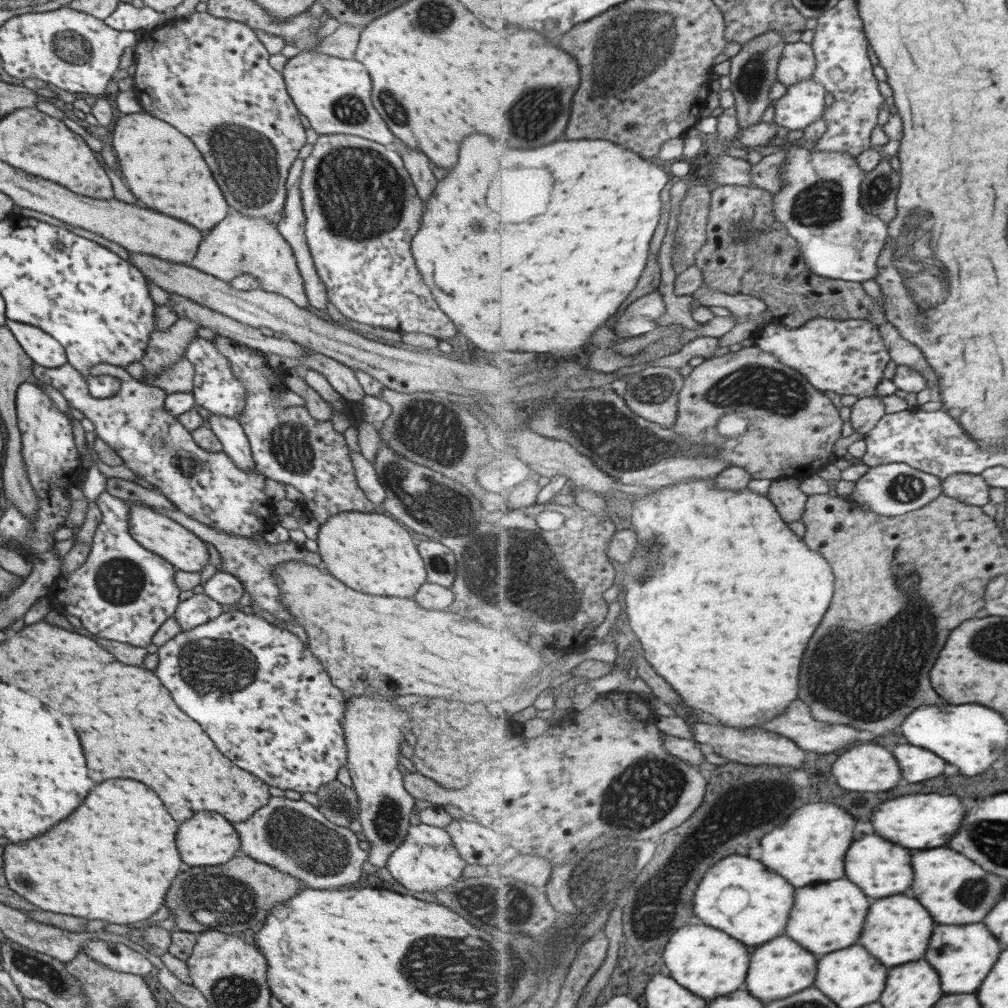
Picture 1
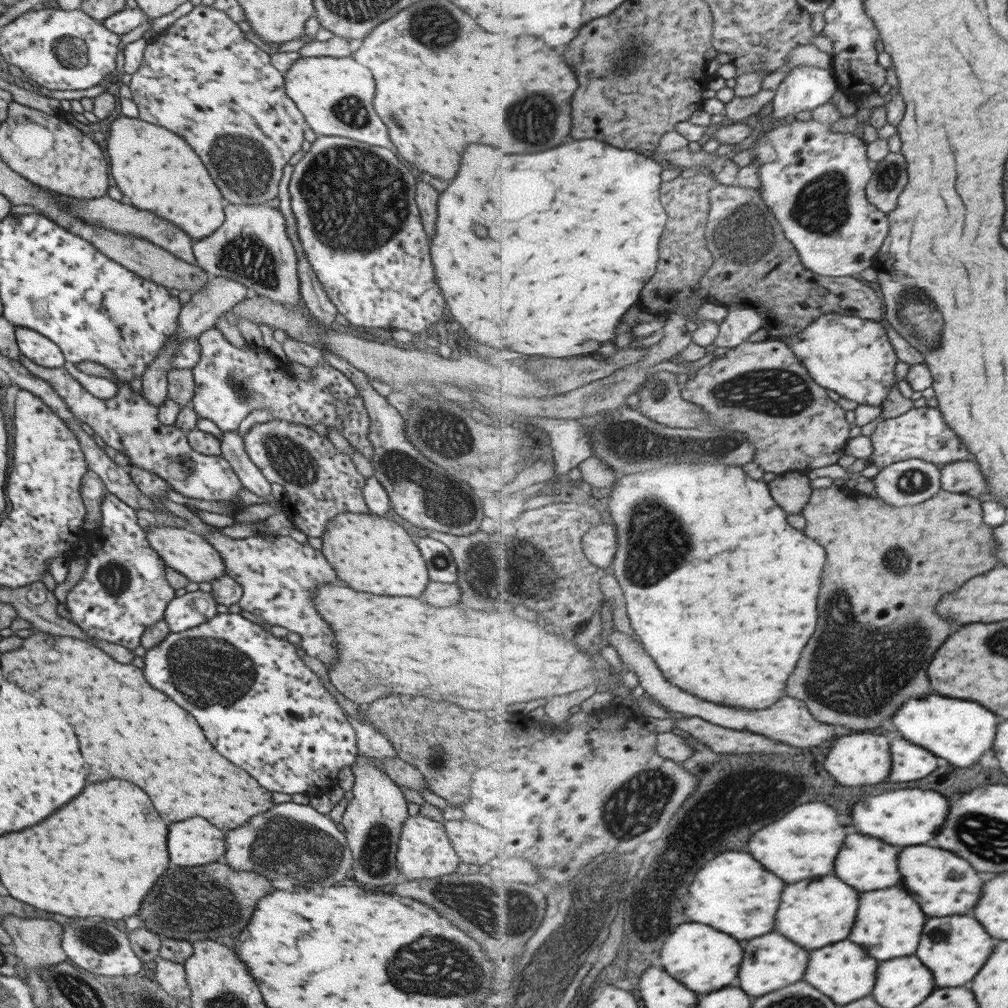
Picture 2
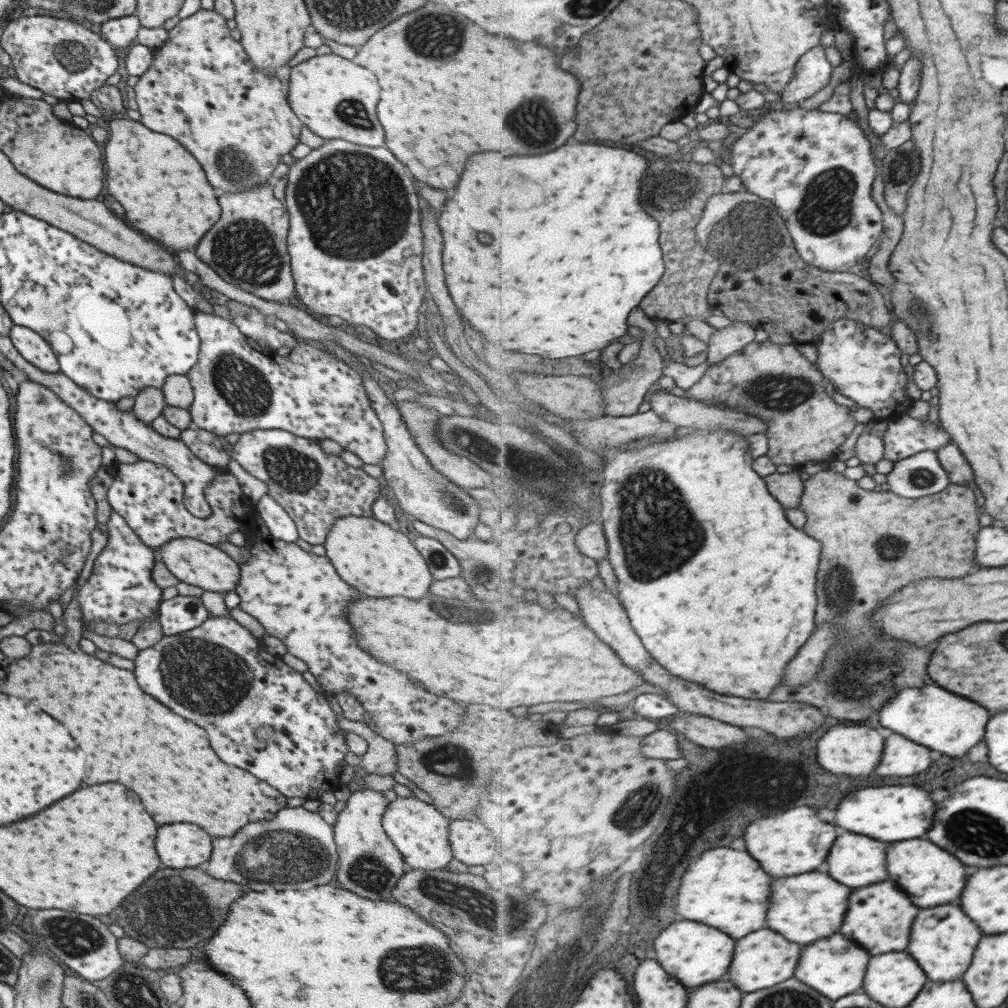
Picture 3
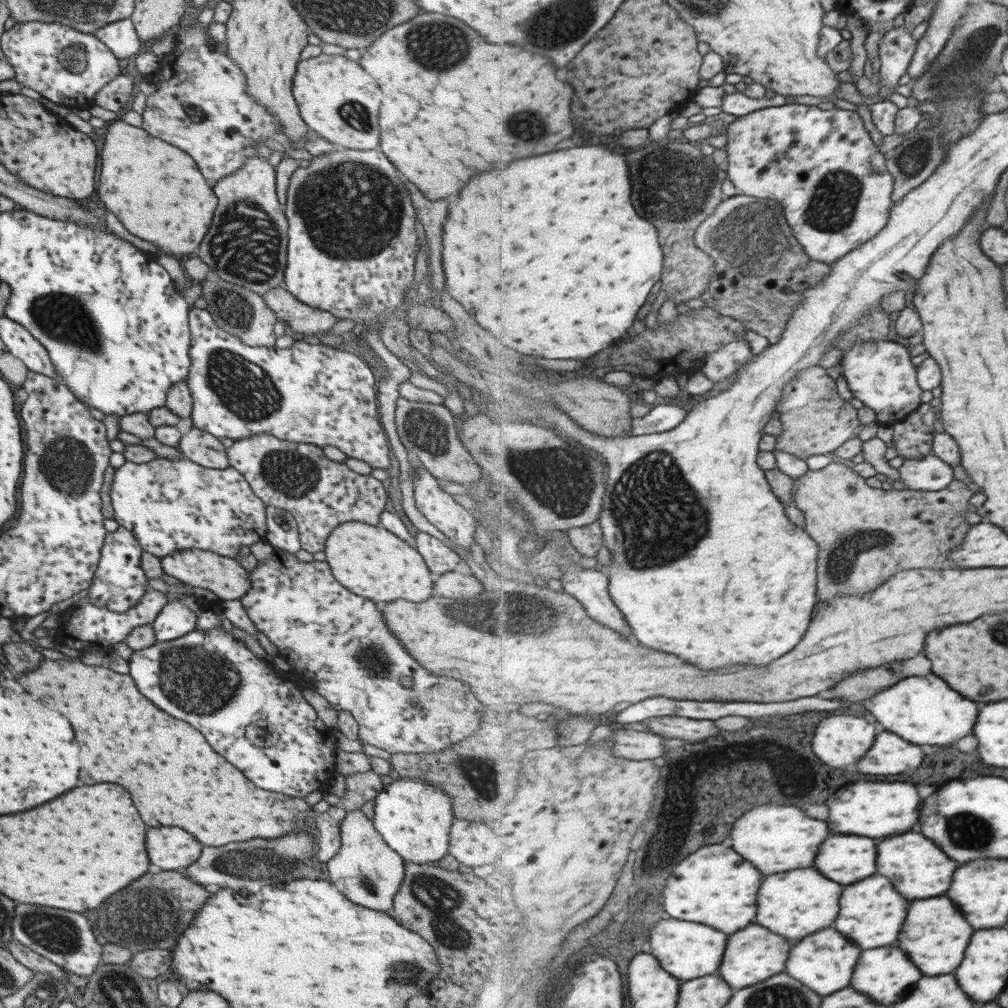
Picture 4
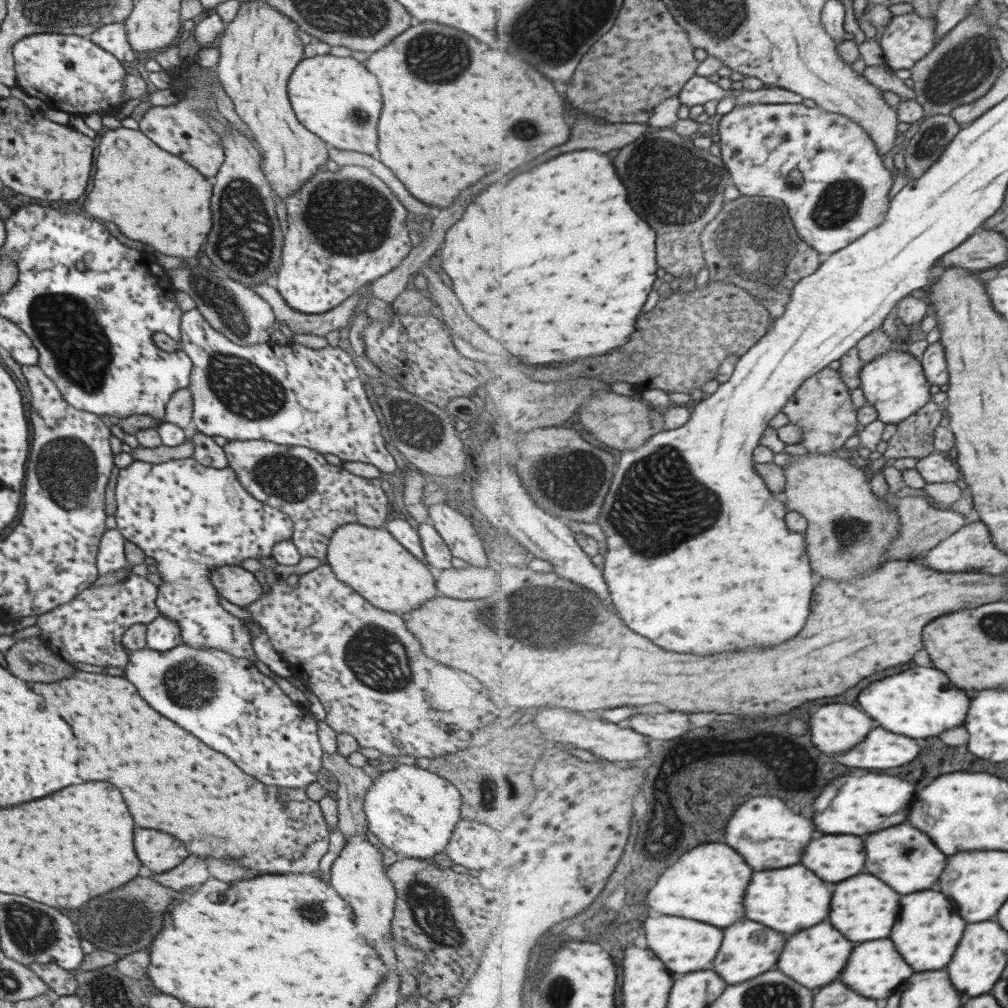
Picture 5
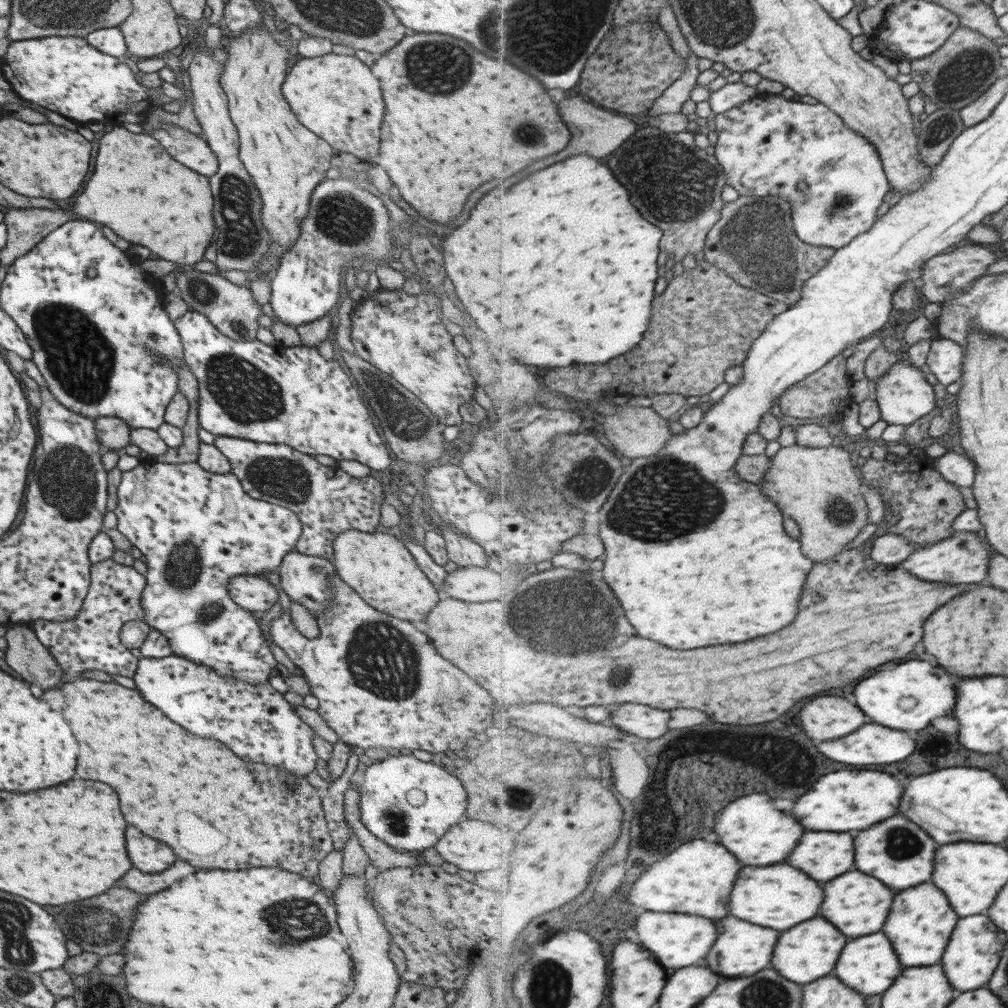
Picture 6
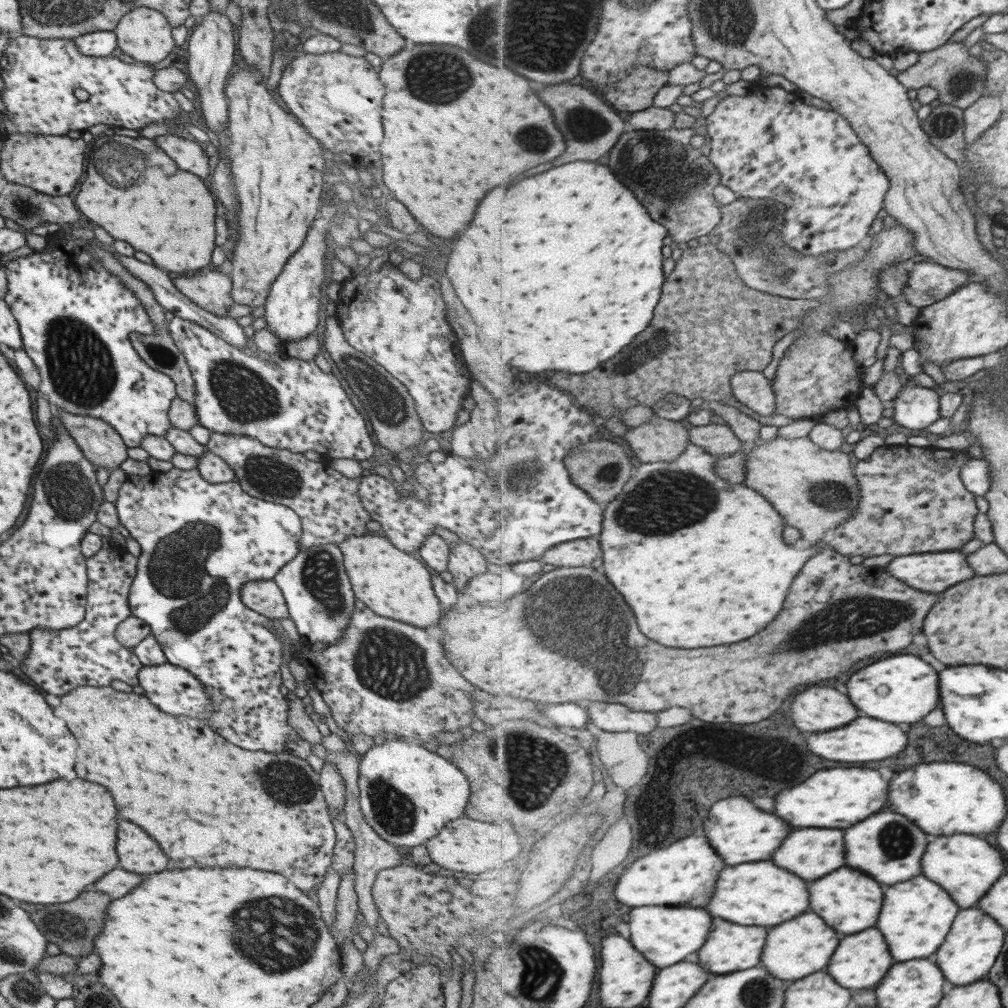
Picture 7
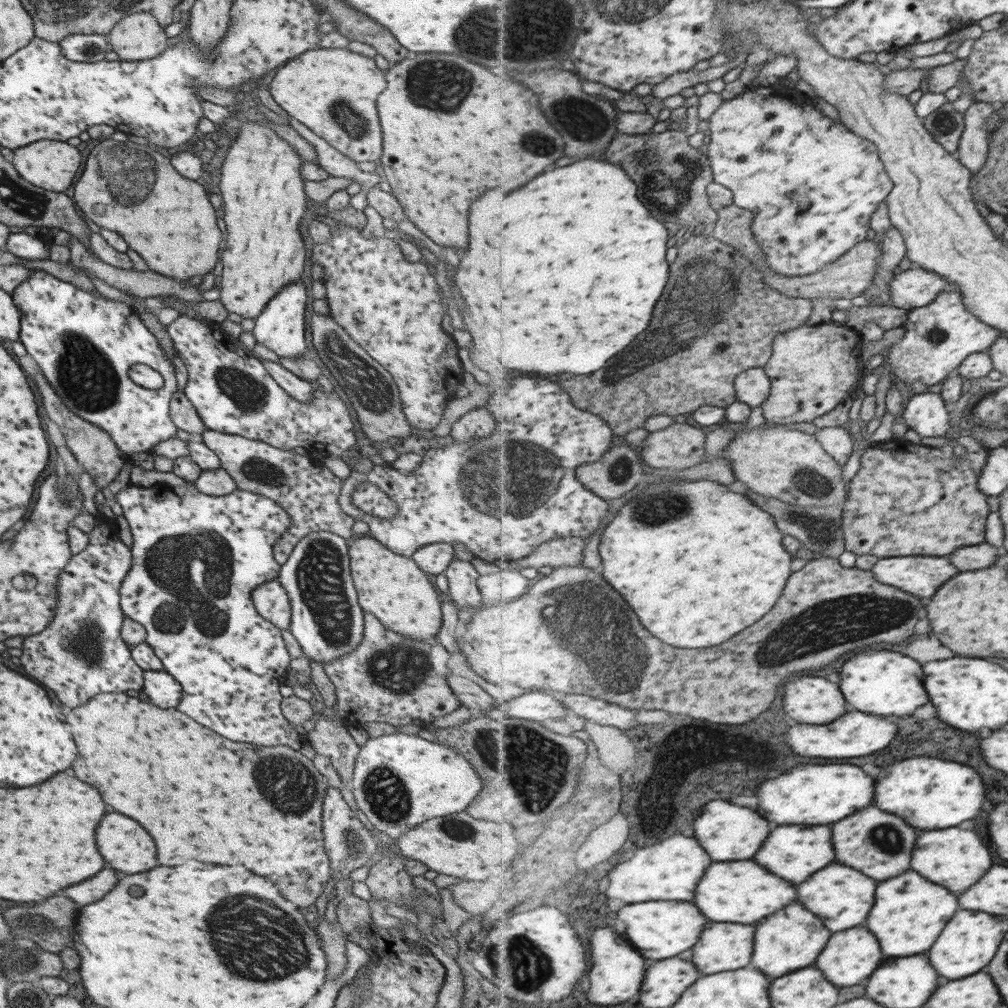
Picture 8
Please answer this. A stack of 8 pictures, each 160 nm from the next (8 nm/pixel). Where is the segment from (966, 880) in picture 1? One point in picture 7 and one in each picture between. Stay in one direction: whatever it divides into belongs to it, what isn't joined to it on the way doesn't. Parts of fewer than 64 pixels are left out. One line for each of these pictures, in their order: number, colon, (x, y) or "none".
2: (945, 884)
3: (930, 875)
4: (918, 868)
5: (907, 859)
6: (897, 851)
7: (889, 847)

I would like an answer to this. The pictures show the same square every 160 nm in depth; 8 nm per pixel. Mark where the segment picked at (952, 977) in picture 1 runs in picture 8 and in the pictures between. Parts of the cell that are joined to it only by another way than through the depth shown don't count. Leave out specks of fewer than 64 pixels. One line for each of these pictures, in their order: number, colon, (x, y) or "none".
2: (956, 948)
3: (945, 938)
4: (937, 935)
5: (930, 930)
6: (922, 922)
7: (918, 915)
8: (911, 912)

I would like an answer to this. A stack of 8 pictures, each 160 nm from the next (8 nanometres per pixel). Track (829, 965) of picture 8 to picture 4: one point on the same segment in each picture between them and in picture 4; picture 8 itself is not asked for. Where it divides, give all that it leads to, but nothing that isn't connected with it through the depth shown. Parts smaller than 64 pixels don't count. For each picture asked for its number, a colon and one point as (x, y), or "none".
4: (885, 974)
5: (877, 970)
6: (870, 965)
7: (864, 959)

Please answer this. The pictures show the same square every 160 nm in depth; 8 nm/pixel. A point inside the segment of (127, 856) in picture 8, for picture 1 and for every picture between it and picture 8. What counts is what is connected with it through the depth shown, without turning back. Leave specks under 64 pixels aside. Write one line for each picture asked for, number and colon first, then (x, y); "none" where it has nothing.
1: (205, 839)
2: (193, 842)
3: (179, 846)
4: (172, 849)
5: (160, 852)
6: (147, 854)
7: (136, 851)

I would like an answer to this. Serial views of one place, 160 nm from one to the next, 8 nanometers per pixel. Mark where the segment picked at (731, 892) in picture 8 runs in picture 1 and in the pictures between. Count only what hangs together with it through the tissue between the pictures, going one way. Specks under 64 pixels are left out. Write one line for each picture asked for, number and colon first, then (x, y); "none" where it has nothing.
1: (829, 917)
2: (815, 913)
3: (809, 907)
4: (796, 904)
5: (794, 899)
6: (780, 897)
7: (756, 893)

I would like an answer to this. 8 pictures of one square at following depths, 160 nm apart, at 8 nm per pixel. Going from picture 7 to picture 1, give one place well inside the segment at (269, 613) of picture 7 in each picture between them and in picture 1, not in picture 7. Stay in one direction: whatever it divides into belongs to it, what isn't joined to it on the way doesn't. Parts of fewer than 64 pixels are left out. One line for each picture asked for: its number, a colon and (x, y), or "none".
1: (161, 536)
2: (189, 554)
3: (190, 561)
4: (223, 576)
5: (238, 586)
6: (252, 593)

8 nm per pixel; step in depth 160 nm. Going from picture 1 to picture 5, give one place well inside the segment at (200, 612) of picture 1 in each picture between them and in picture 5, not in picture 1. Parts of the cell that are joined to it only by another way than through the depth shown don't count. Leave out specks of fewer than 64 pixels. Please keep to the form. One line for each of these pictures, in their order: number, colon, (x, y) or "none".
2: (184, 612)
3: (178, 614)
4: (175, 619)
5: (162, 633)

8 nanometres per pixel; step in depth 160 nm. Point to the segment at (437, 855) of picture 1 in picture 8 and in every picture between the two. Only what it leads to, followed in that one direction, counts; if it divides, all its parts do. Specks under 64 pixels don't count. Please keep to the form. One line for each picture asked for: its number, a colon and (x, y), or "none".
2: (423, 851)
3: (419, 832)
4: (413, 818)
5: (410, 810)
6: (409, 804)
7: (406, 794)
8: (398, 780)

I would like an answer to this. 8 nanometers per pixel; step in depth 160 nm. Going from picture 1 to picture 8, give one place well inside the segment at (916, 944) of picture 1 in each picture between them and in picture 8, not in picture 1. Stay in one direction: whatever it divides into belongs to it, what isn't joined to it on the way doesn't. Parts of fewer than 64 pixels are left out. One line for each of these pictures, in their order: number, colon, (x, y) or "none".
2: (891, 920)
3: (881, 918)
4: (872, 913)
5: (865, 908)
6: (858, 904)
7: (851, 902)
8: (842, 896)

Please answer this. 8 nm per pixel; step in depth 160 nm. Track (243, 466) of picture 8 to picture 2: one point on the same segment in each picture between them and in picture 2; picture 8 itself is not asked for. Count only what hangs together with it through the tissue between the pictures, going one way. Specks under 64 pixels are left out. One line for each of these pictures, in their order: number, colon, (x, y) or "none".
2: (320, 482)
3: (314, 488)
4: (320, 494)
5: (318, 497)
6: (327, 501)
7: (327, 504)

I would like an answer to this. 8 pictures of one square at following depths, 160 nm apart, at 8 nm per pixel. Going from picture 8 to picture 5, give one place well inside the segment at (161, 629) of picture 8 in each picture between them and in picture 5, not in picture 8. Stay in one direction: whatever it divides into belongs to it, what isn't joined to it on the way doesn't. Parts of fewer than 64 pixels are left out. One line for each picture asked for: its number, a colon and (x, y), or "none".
5: (190, 518)
6: (196, 530)
7: (199, 541)

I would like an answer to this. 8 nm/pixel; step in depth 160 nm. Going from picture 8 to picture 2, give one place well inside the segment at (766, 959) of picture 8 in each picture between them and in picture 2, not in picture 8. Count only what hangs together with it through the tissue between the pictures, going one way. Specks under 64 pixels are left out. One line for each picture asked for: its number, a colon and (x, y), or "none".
2: (845, 971)
3: (835, 967)
4: (826, 962)
5: (817, 957)
6: (808, 952)
7: (802, 946)

